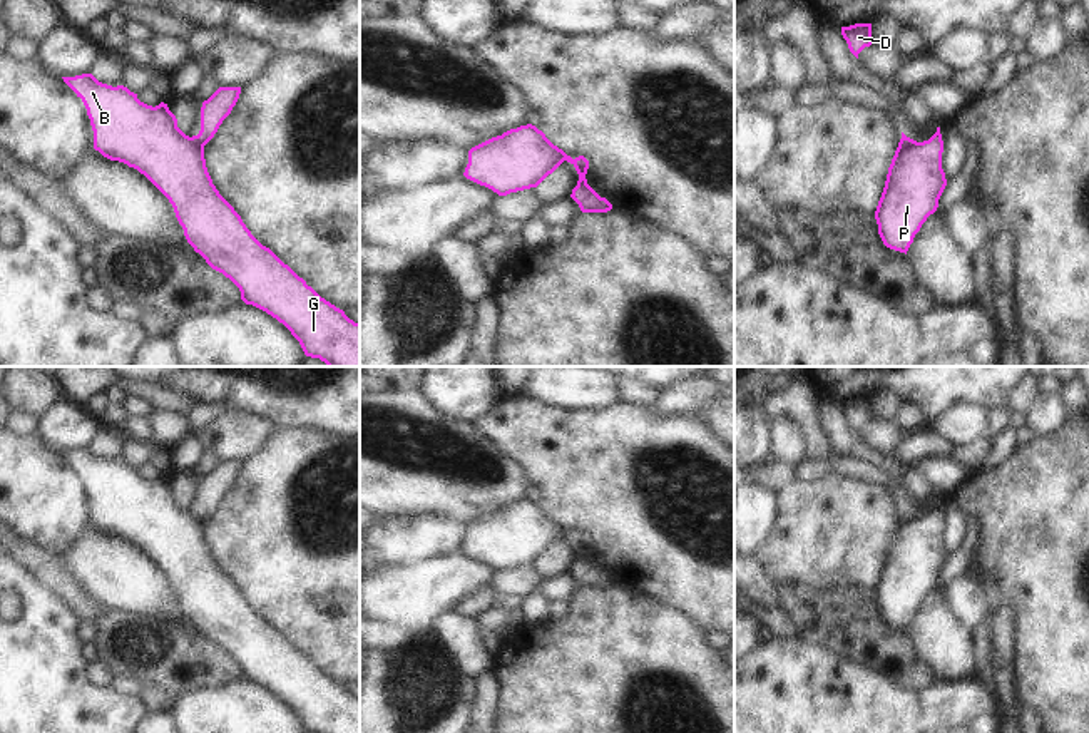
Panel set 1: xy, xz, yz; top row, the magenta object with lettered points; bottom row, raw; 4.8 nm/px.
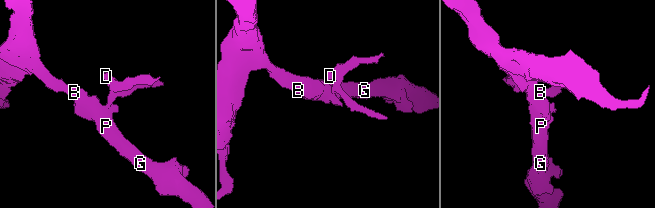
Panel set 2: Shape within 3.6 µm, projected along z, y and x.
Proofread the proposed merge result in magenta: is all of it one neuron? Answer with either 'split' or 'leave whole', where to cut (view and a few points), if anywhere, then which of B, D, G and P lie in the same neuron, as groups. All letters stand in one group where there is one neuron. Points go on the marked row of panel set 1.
split; cut in xy along (198, 134), (204, 144); B G P / D

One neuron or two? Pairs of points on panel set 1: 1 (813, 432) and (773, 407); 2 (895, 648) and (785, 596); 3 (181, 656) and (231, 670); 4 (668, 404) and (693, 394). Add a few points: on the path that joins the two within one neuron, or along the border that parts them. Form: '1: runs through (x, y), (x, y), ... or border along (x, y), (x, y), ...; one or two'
1: runs through (807, 420), (793, 407), (785, 407); one
2: runs through (869, 641), (843, 618), (823, 616), (812, 608); one
3: runs through (193, 663), (219, 666); one
4: runs through (674, 399), (686, 397); one

